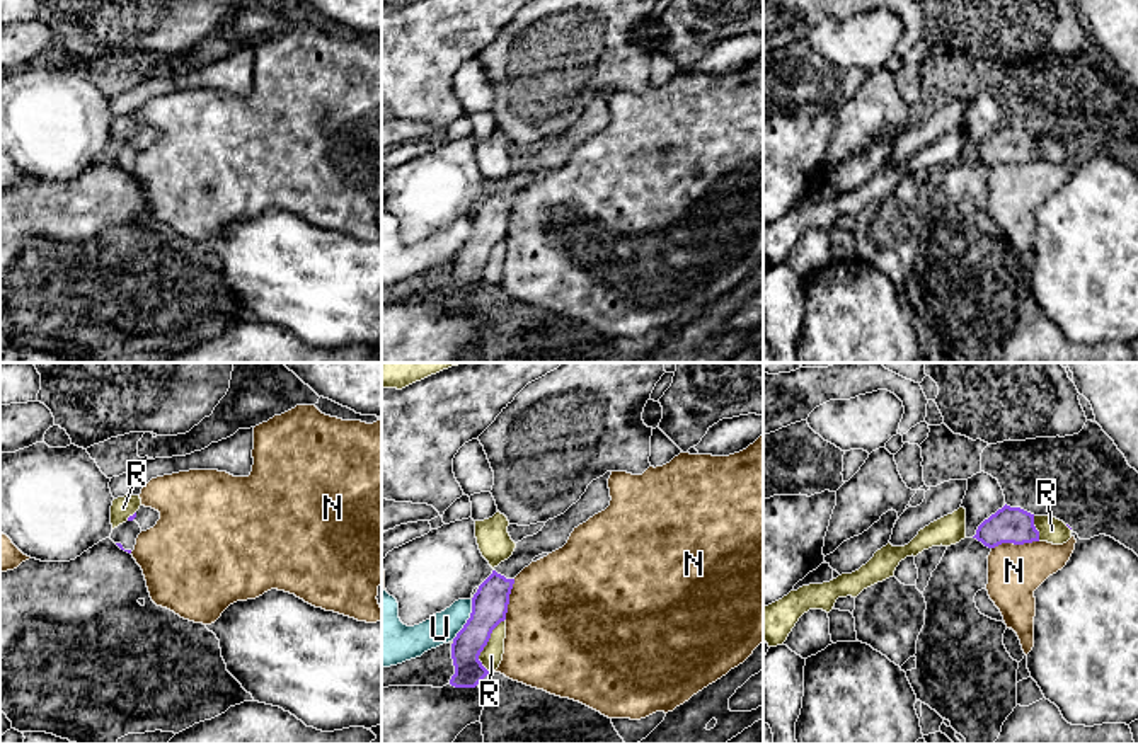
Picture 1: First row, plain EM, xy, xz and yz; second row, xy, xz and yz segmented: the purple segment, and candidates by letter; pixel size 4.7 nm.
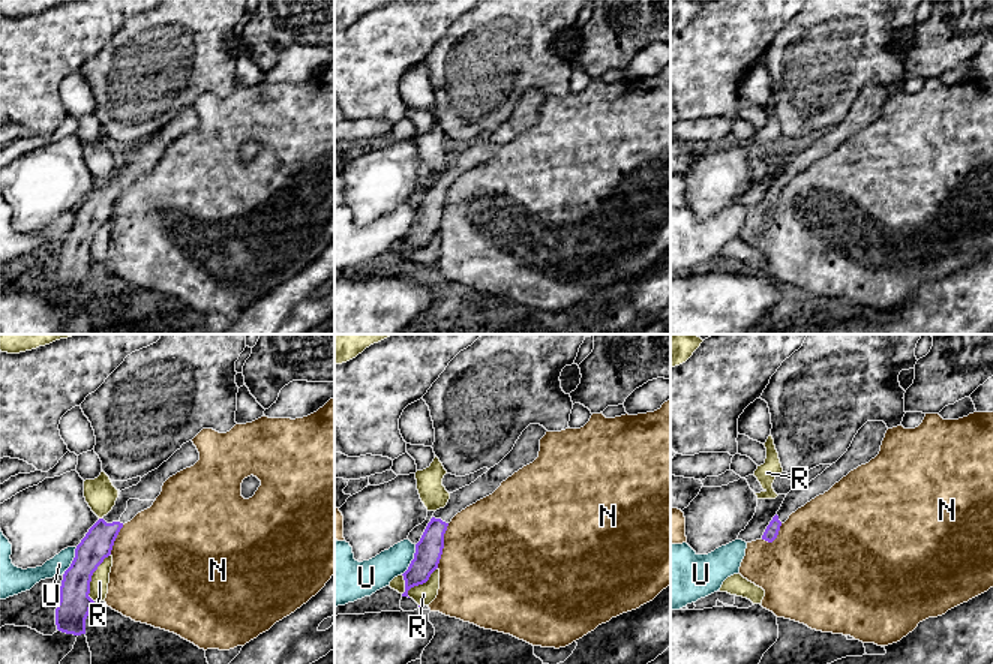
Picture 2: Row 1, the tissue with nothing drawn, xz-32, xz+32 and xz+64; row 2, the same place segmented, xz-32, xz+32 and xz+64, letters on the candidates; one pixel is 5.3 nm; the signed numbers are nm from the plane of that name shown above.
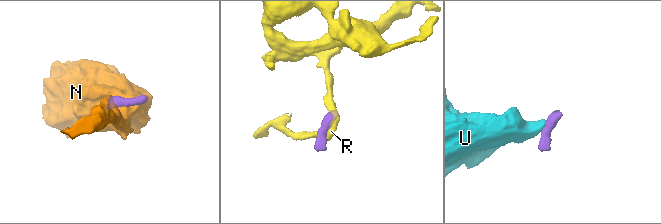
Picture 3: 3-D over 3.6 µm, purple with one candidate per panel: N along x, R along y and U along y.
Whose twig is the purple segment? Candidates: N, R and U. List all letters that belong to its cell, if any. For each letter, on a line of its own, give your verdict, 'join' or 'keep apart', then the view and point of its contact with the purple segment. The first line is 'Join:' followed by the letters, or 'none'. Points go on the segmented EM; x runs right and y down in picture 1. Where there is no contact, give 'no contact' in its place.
Join: none
N: keep apart | yz (1014, 543)
R: keep apart | xz (486, 644)
U: keep apart | xz (467, 620)

